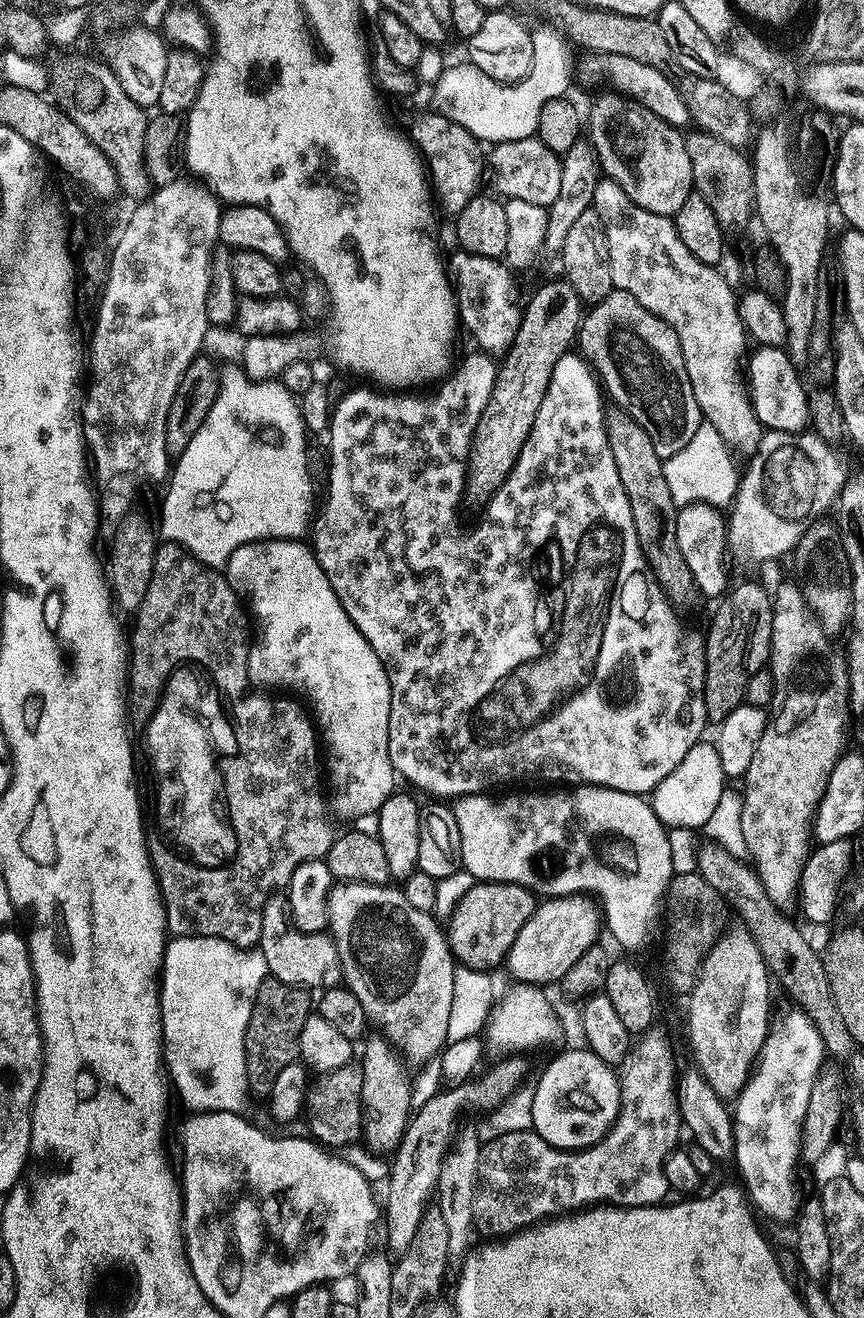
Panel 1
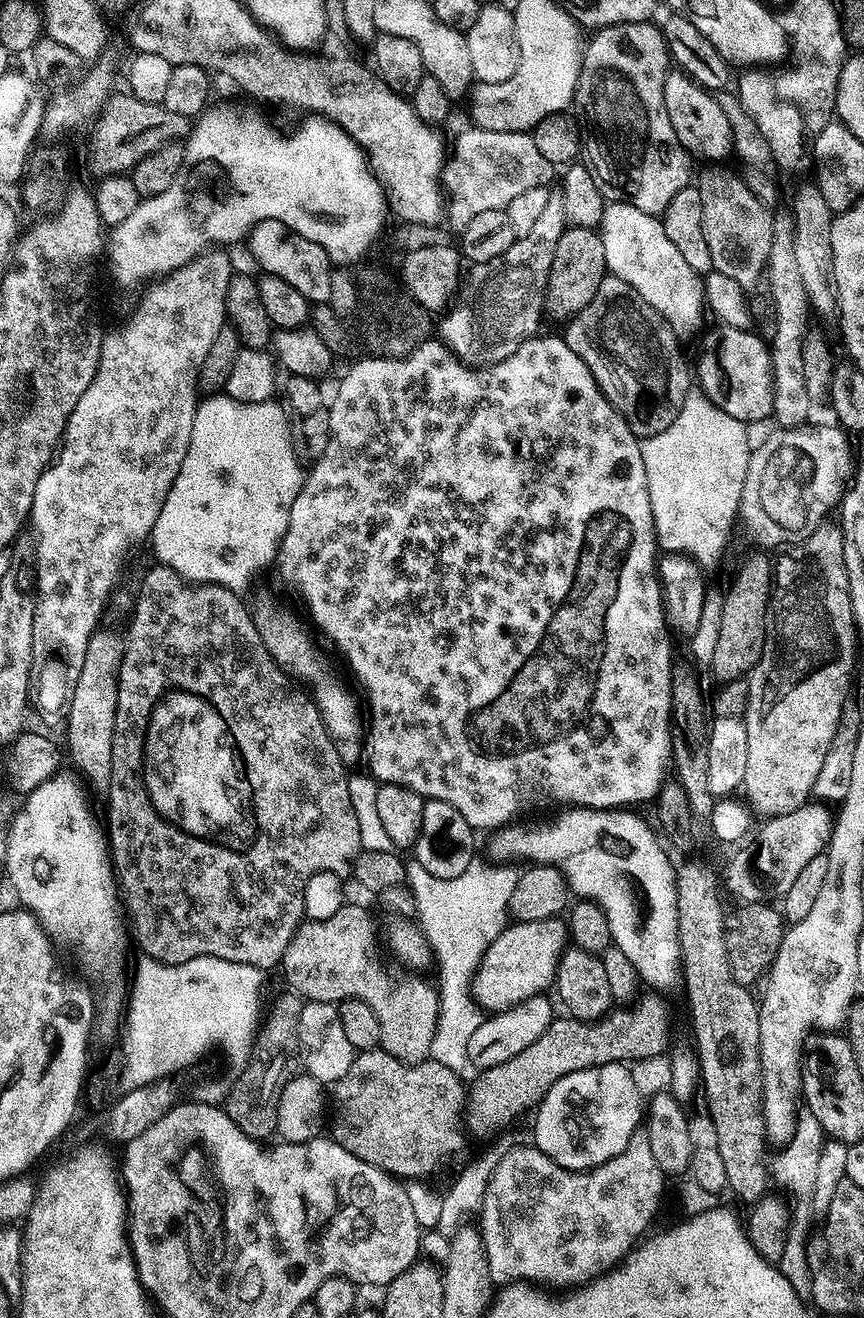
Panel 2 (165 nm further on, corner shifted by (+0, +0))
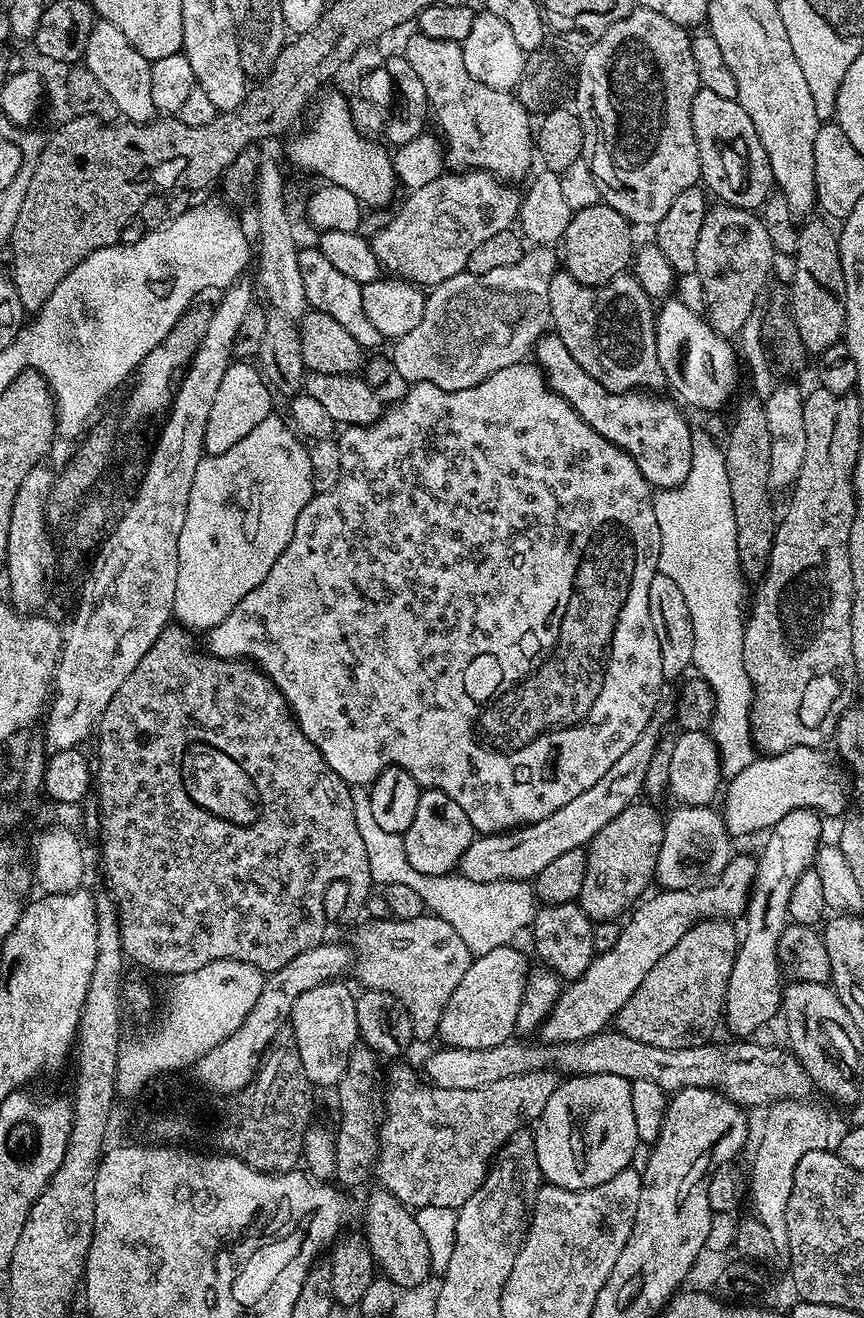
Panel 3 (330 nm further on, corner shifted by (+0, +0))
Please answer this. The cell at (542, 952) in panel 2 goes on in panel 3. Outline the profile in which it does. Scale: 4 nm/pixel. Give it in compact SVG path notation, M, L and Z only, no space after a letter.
M511 943L475 957L466 974L462 974L458 990L454 990L454 994L450 994L450 1002L446 1002L439 1039L444 1039L445 1045L470 1050L509 1043L516 1032L518 1006L530 975L527 958L523 951Z

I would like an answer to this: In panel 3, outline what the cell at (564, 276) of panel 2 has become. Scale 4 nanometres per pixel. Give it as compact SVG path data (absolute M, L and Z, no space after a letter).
M606 202L573 211L564 231L562 247L563 271L569 272L579 284L605 284L610 278L621 275L629 267L632 248L633 225Z

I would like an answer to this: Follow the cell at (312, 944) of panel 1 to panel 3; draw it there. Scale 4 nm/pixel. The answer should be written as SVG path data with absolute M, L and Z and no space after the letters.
M433 914L409 920L369 919L367 923L350 940L354 949L354 973L365 989L390 993L408 1011L417 1041L435 1037L440 1031L446 1002L458 990L458 982L462 982L462 974L466 974L474 955L454 926Z

